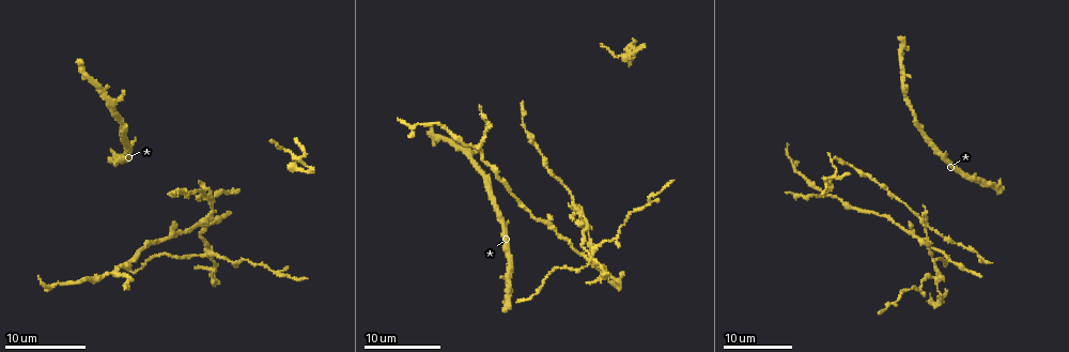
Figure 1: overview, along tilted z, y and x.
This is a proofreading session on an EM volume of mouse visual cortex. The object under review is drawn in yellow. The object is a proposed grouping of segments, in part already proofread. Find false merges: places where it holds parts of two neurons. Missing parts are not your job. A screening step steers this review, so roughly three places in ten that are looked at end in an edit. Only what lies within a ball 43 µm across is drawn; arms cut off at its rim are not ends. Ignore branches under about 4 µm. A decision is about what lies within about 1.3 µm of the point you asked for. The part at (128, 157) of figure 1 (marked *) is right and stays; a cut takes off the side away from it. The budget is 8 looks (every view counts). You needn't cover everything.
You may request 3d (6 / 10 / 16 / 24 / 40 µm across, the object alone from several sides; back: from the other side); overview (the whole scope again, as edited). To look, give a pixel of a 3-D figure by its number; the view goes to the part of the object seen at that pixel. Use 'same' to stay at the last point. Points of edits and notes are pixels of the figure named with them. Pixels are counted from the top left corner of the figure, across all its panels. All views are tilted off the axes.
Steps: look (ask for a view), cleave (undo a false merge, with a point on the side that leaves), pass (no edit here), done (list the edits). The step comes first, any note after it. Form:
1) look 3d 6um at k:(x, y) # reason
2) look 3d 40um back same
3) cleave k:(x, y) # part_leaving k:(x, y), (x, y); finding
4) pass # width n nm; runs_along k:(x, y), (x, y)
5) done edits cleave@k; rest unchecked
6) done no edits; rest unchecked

look 3d 24um at 1:(113, 275) # arms part here

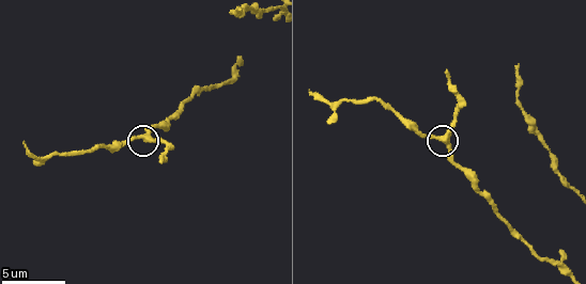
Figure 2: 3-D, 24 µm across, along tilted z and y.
look 3d 6um at 2:(144, 140)

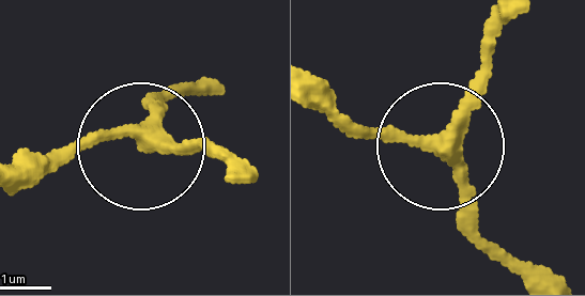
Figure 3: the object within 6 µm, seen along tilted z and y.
look 3d 6um back at 3:(439, 141) # from behind

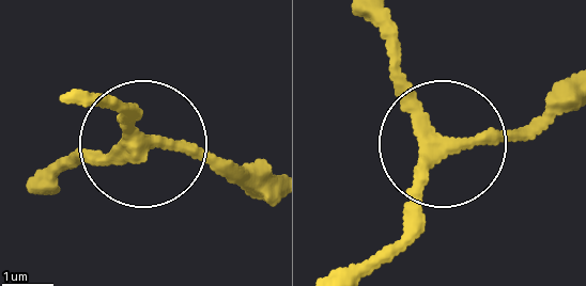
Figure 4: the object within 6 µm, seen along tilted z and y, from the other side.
pass # arms 3; runs_along 4:(367, 271), (404, 228), (445, 136), (365, 18); one neuron here

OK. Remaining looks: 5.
look 3d 16um at 2:(573, 187) # sudden change in width

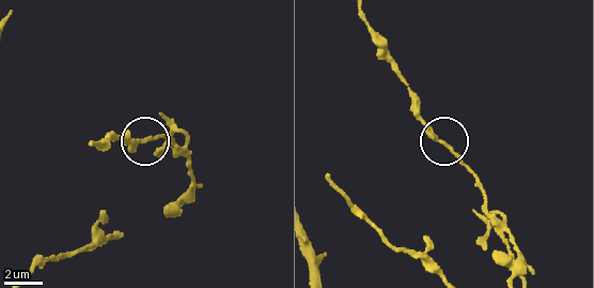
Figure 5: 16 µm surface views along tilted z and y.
pass # continuous, no second neuron

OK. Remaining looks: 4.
look 3d 16um at 1:(577, 208) # four arms meet

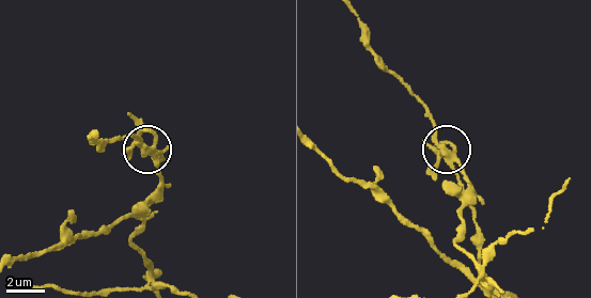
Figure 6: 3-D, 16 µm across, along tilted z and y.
look 3d 10um at 6:(145, 150)

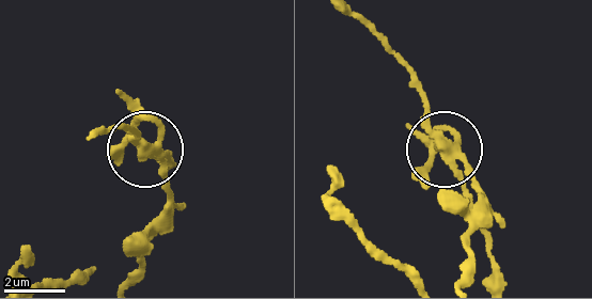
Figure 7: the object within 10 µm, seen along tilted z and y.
look 3d 10um back at 7:(144, 155)

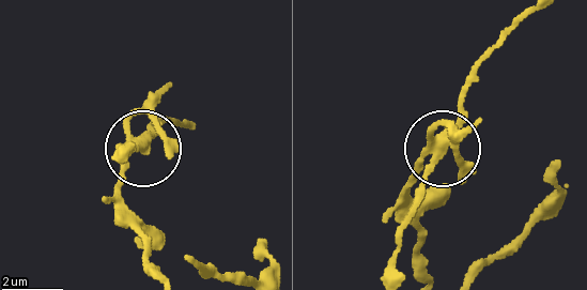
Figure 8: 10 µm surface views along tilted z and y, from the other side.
cleave 8:(145, 109) # width 280 nm; two neurons meet here

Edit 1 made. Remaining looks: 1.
done edits cleave@8; rest unchecked

